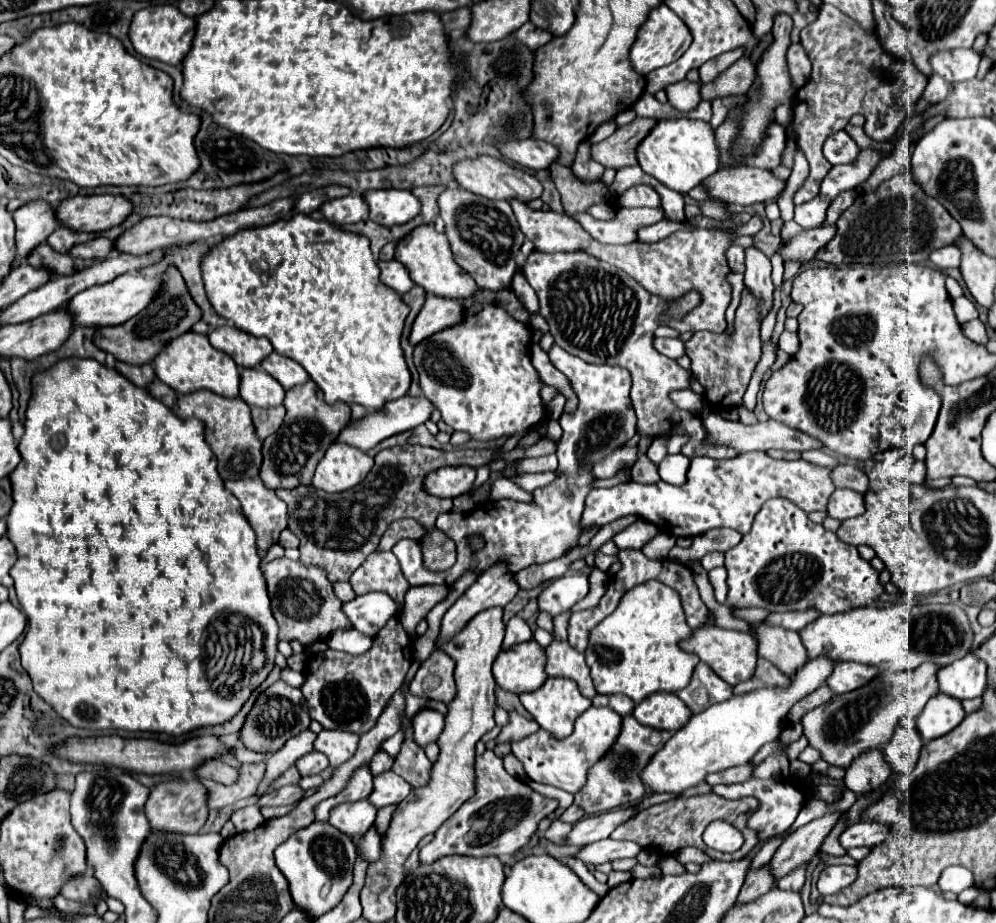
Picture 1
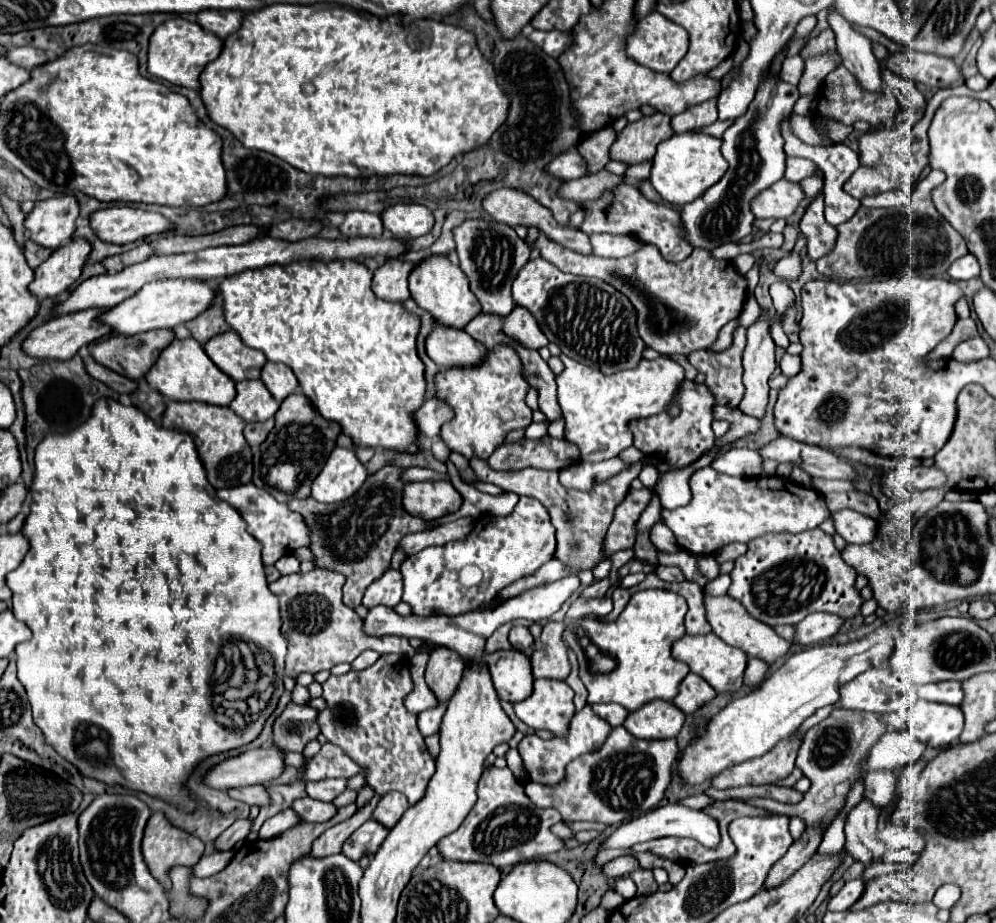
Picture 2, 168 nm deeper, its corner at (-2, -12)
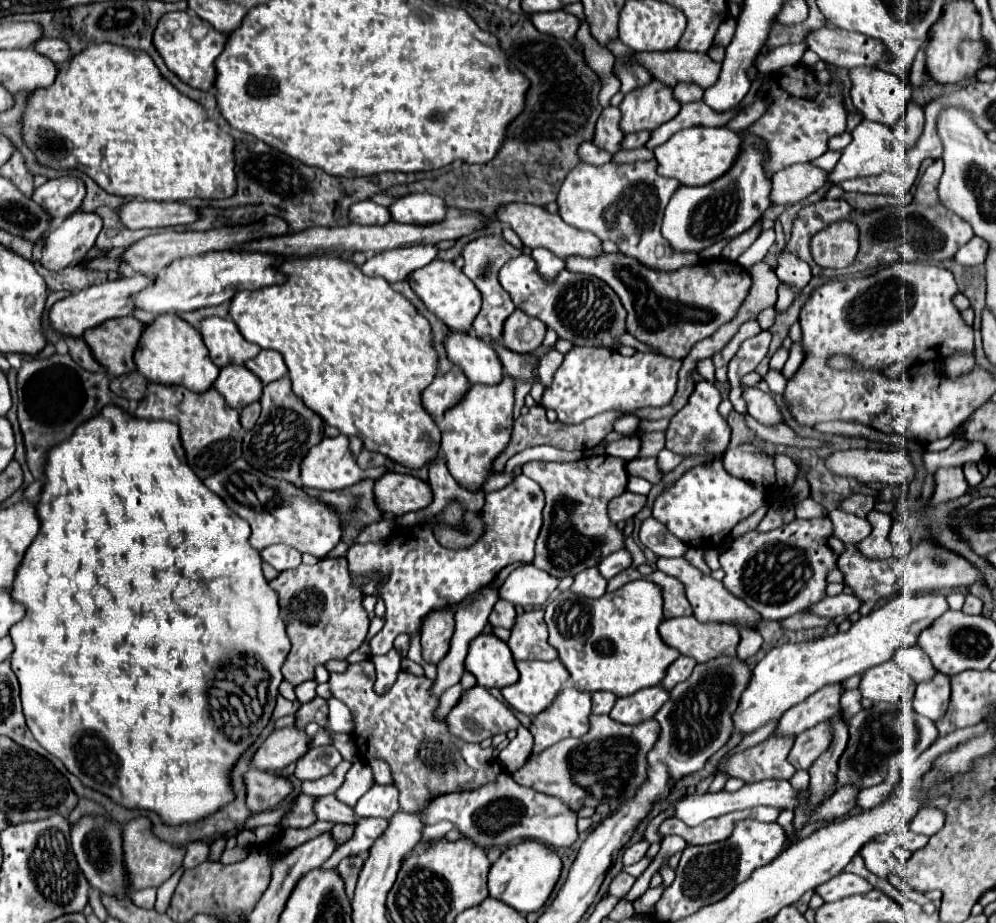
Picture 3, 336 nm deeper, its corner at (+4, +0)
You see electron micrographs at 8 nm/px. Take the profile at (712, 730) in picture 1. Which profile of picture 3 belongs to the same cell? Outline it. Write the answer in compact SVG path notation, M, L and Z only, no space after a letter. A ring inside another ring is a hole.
M899 594L879 610L859 618L847 632L771 648L755 666L753 676L741 694L739 706L731 716L735 730L743 736L753 734L765 724L779 720L789 708L801 704L823 686L843 682L865 668L891 660L897 648L913 646L919 632L945 610L949 610L949 606L943 594Z

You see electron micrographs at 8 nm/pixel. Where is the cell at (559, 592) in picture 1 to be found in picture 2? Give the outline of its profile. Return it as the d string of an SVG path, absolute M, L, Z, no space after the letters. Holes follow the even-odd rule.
M603 578L603 580L599 580L599 582L593 582L591 586L587 586L583 592L581 592L581 596L583 598L591 598L591 596L595 596L595 598L603 598L607 592L609 592L609 588L611 588L611 580L609 578Z

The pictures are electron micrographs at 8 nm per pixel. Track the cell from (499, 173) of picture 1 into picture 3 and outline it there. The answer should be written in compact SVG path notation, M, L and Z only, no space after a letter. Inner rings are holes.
M511 202L511 204L499 204L497 210L495 210L495 214L497 214L497 218L499 218L501 222L507 222L507 224L519 234L519 238L523 240L523 244L529 246L529 248L541 246L541 248L551 250L551 252L553 252L555 256L559 256L559 258L567 258L567 256L571 256L571 254L579 254L579 256L591 258L591 256L597 256L599 252L603 252L601 240L599 240L595 234L577 230L577 228L565 224L559 214L551 214L551 212L547 212L543 206L523 204L523 202L519 202L519 204Z

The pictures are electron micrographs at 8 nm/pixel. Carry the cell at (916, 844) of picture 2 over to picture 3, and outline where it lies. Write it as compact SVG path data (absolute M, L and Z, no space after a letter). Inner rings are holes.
M923 808L913 820L911 820L911 830L915 834L925 834L925 836L933 836L935 832L939 832L943 828L945 816L943 812L939 812L937 808Z

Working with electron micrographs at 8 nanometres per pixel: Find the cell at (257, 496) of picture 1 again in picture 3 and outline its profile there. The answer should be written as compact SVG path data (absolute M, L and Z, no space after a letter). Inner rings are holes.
M243 458L203 482L211 492L221 496L235 514L249 522L249 542L257 550L263 550L271 544L287 544L299 552L309 552L317 558L323 558L341 540L341 524L331 506L315 498L307 498L301 488L287 484L285 480L265 476L263 472L251 468Z

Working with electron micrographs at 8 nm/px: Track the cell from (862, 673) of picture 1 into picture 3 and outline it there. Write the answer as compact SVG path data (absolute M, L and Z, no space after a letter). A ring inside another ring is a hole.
M893 660L867 668L861 674L859 692L873 702L911 702L915 682Z

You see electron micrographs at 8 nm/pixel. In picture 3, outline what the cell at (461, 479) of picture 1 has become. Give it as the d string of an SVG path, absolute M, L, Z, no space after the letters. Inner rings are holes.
M387 472L375 482L375 498L383 512L401 516L427 508L433 500L433 490L425 480L411 474Z

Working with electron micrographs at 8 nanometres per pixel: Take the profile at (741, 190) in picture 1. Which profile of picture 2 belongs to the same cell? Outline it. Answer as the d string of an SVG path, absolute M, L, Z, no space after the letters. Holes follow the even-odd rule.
M779 180L753 200L753 214L755 218L789 218L803 198L805 192L799 182Z

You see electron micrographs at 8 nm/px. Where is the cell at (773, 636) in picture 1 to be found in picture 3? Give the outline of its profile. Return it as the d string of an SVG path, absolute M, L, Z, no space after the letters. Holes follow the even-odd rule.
M659 558L657 560L657 568L663 570L669 576L679 578L685 584L685 592L687 592L687 600L693 606L693 616L697 616L699 622L729 622L735 624L737 628L757 628L761 622L759 612L755 612L753 608L749 608L743 600L735 598L731 592L727 592L725 584L701 574L697 568L693 568L685 558Z

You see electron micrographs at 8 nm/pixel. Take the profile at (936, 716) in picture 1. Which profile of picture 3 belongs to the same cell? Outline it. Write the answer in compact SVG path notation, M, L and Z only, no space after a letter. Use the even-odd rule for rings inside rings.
M937 674L935 678L917 684L913 696L913 710L929 720L937 722L945 716L949 706L949 676Z

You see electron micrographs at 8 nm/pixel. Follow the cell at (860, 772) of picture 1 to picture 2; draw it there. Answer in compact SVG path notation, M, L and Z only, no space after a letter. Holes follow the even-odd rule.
M867 800L849 812L845 824L845 850L853 856L853 860L869 866L873 862L881 862L883 854L887 852L885 844L877 840L877 818L879 808Z

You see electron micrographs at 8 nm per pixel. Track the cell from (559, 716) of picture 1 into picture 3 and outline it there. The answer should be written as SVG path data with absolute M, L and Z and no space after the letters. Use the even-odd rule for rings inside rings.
M553 660L553 662L517 662L517 670L521 674L519 682L513 684L513 686L507 686L501 690L503 698L515 708L519 710L521 714L527 714L527 716L537 716L541 714L557 696L557 692L561 690L561 686L567 682L569 678L569 672L567 668L559 662L559 660Z

